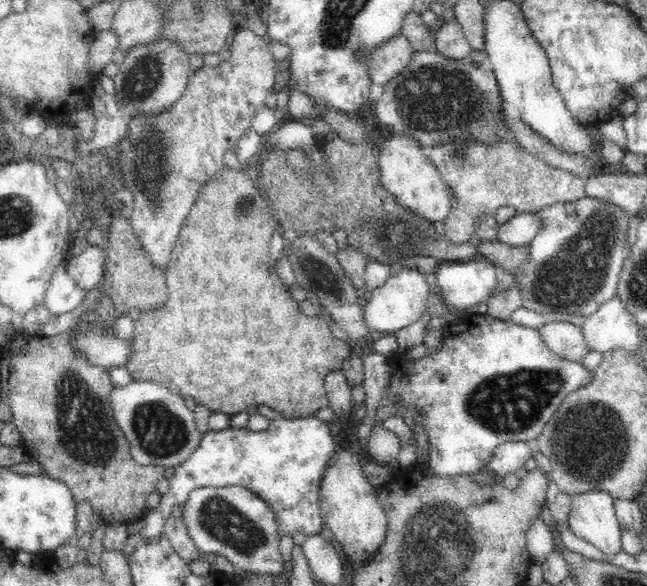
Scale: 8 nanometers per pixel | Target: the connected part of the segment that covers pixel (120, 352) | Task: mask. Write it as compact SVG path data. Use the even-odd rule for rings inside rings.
M89 333L84 337L74 338L74 346L86 354L86 360L91 365L103 368L124 367L134 355L132 344L112 334Z

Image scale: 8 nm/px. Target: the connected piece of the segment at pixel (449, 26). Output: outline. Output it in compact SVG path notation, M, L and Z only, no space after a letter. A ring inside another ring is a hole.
M454 18L445 21L435 33L435 48L445 57L468 60L473 51L462 25Z

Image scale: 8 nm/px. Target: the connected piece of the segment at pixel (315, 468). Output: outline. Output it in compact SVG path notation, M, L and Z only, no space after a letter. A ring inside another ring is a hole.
M314 414L295 419L278 418L270 421L268 428L262 432L232 426L221 431L208 430L199 448L188 460L174 467L173 476L163 486L159 506L145 512L142 537L148 539L164 535L164 523L172 510L183 506L192 488L206 485L252 488L276 512L279 535L293 536L297 532L318 534L324 526L319 507L321 481L328 461L335 456L335 444L336 438L332 438L330 426Z

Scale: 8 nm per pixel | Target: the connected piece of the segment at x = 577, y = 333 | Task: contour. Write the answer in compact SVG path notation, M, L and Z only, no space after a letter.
M548 322L538 328L540 337L548 349L562 359L581 362L590 349L584 341L581 328L570 322Z

